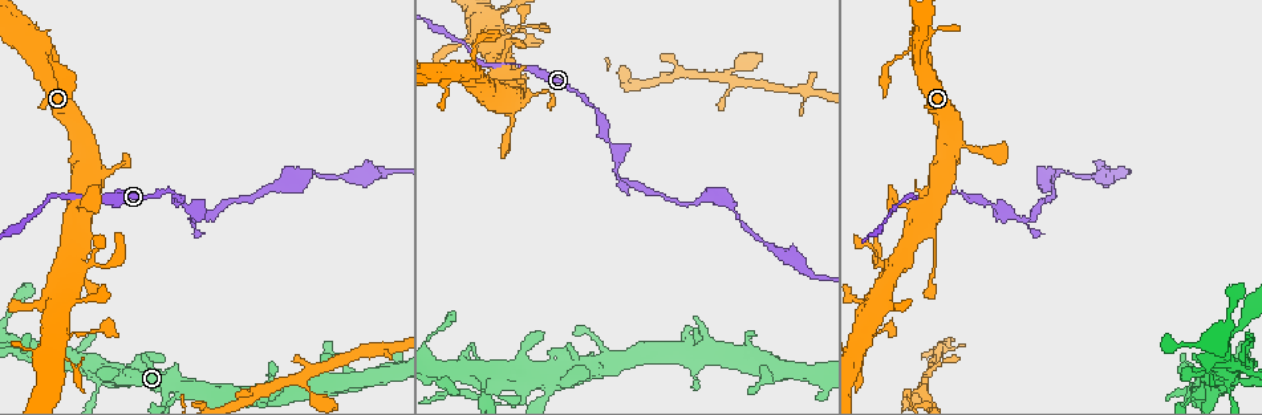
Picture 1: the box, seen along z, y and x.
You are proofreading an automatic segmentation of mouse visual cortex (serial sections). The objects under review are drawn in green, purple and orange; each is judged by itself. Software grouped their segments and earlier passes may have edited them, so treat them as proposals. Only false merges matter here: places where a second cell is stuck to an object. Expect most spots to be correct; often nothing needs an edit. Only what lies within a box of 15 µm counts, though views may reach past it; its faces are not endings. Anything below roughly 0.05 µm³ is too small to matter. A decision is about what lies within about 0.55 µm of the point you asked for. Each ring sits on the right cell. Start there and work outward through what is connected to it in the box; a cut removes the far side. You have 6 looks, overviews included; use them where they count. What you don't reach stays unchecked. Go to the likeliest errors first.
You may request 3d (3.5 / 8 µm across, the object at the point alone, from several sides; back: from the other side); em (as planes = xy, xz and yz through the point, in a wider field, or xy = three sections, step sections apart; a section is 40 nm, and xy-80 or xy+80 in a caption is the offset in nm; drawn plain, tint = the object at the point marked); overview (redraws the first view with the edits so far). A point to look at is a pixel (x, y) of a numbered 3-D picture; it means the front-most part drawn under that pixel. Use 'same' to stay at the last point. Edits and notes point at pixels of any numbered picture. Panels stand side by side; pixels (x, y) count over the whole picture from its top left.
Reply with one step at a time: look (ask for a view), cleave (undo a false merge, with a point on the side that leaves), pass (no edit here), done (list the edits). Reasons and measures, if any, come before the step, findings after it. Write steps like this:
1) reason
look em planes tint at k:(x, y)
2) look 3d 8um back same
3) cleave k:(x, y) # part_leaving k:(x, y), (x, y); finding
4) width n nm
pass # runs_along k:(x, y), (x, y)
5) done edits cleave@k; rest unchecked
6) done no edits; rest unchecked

a narrow waist
look 3d 3.5um at 1:(518, 24)

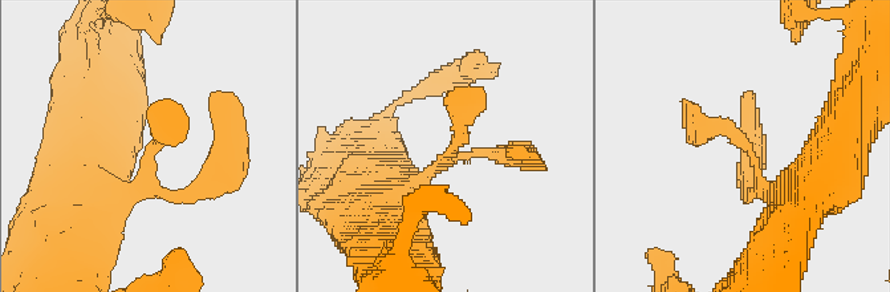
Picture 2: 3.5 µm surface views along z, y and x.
look em planes tint at 2:(451, 157)

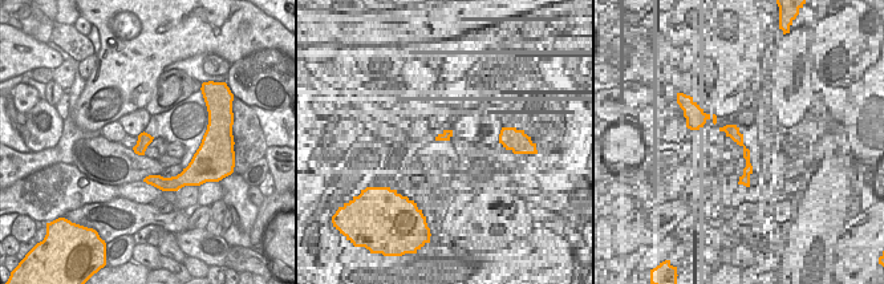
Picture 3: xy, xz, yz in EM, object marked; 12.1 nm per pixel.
cut it another way
look em xy step 5 tint same

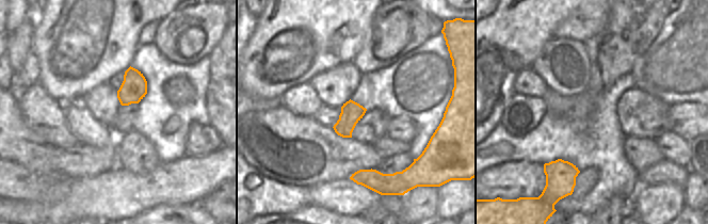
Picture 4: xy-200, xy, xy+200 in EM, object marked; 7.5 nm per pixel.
pass # runs_along 2:(387, 203), (452, 153), (468, 92); continuous, no second cell

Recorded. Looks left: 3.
sharp bend
look 3d 3.5um back at 1:(1025, 220)

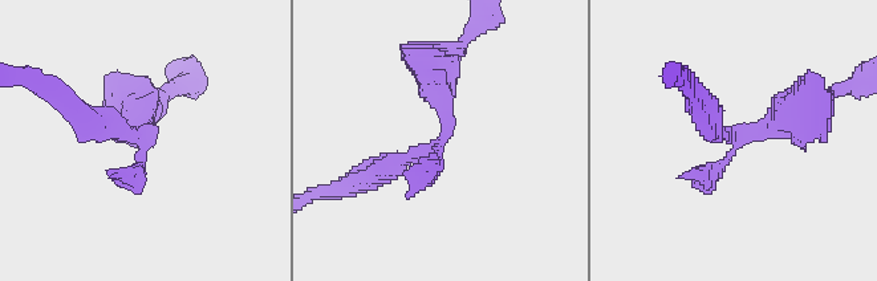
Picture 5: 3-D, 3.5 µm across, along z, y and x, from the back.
look em xy step 3 tint at 5:(736, 140)

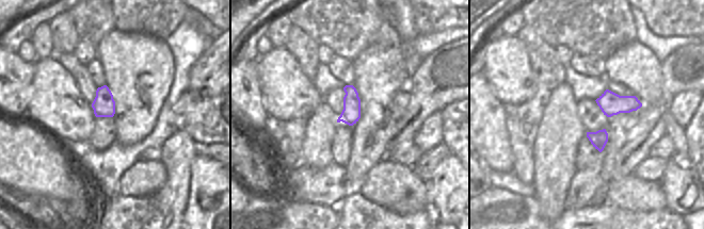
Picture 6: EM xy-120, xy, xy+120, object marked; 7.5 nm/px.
pass # runs_along 5:(439, 62), (443, 138), (370, 175); all the same cell

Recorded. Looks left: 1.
done no edits; rest unchecked

